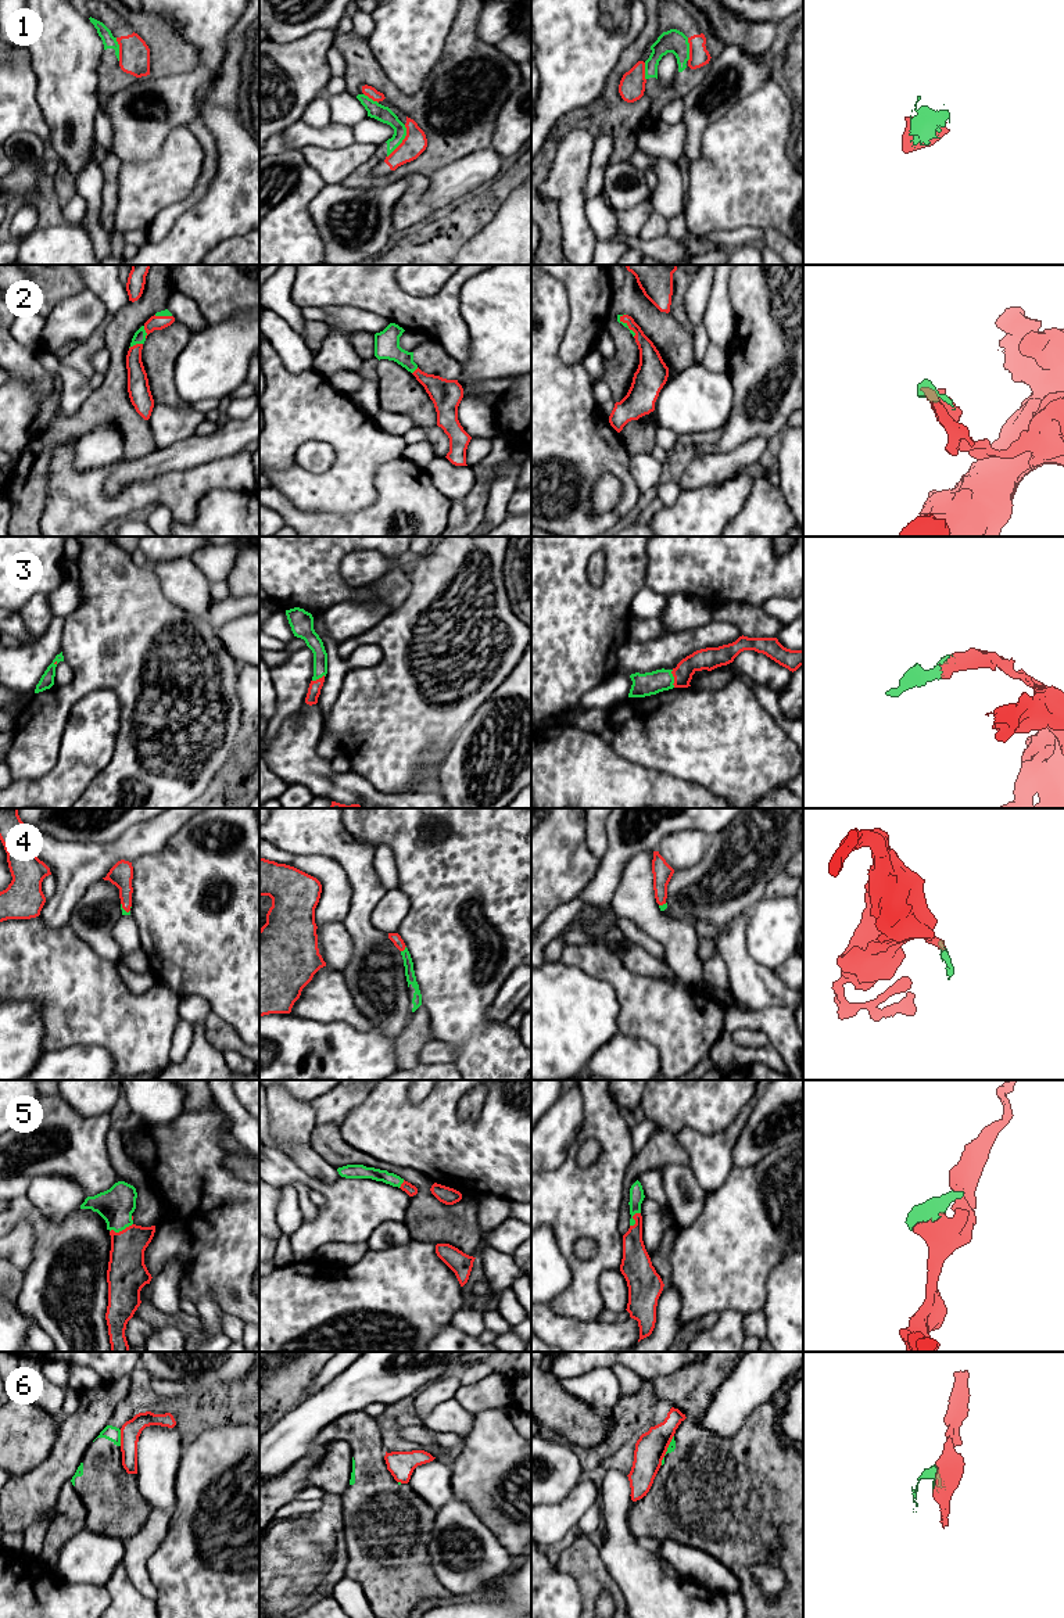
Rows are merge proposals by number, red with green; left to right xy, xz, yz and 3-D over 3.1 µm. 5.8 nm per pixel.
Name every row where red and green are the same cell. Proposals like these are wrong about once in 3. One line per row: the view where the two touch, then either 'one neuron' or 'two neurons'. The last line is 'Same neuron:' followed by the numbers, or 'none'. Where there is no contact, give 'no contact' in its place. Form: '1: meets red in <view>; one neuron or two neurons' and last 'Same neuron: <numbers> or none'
1: meets red in xz; two neurons
2: meets red in xy; one neuron
3: meets red in yz; one neuron
4: meets red in xz; one neuron
5: meets red in xy; one neuron
6: meets red in xy; two neurons
Same neuron: 2, 3, 4, 5

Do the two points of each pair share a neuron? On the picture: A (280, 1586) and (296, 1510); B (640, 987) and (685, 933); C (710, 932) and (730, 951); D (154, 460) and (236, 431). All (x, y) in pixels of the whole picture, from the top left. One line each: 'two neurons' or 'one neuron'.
A: two neurons
B: two neurons
C: two neurons
D: one neuron

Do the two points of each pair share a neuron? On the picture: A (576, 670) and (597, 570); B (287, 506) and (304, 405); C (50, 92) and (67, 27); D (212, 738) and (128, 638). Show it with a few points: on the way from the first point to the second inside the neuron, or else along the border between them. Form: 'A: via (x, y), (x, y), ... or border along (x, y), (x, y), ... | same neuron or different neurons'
A: border along (594, 552), (588, 560), (587, 578), (599, 587) | different neurons
B: border along (273, 487), (298, 509), (319, 513) | different neurons
C: via (65, 75), (65, 43) | same neuron
D: via (208, 709), (208, 703), (157, 652) | same neuron

